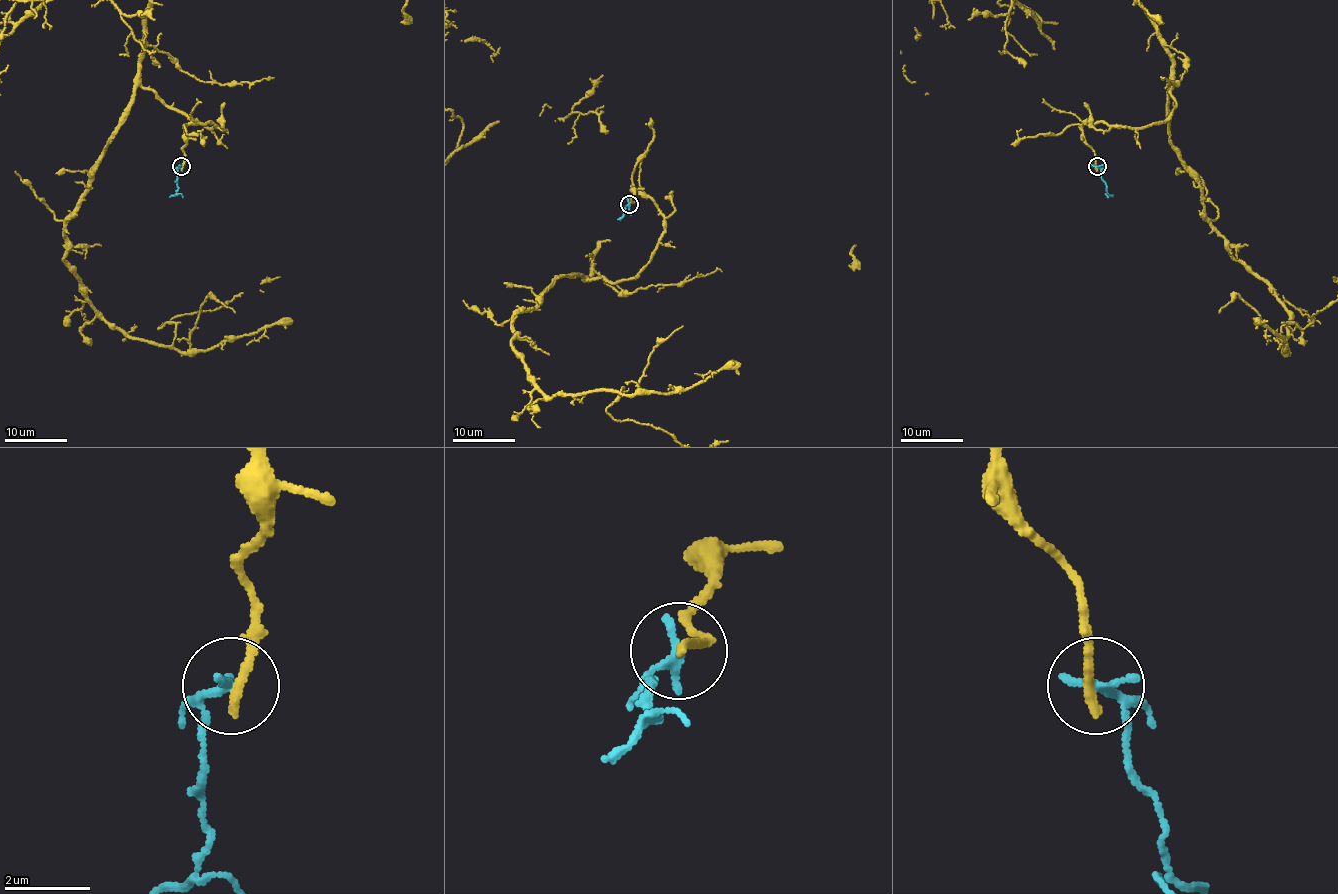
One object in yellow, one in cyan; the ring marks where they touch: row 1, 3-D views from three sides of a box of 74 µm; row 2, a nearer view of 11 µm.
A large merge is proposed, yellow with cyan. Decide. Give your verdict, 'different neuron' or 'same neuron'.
different neuron

